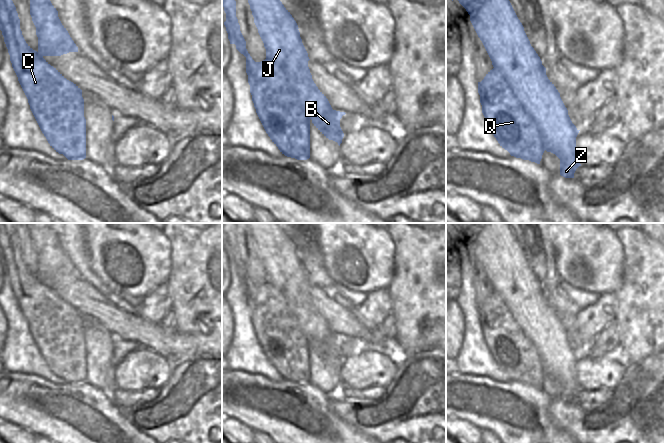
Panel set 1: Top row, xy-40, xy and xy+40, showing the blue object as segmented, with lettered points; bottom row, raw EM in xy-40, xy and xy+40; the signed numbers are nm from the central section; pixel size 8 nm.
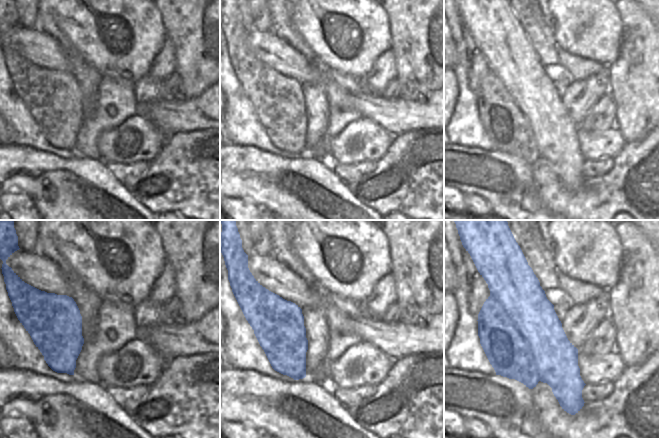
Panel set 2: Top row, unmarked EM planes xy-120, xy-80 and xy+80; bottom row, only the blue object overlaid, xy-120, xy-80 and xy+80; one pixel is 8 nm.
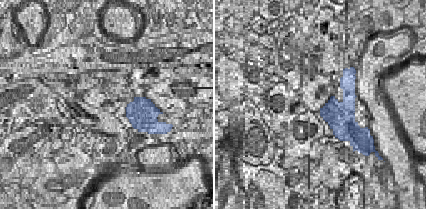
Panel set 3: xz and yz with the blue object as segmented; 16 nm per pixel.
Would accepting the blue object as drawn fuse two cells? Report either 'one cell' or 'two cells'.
two cells

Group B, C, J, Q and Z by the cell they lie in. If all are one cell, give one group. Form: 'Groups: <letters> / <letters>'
Groups: B J Z / C Q

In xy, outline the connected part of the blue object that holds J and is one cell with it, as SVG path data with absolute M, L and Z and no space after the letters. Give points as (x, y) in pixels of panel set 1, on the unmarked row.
M248 223L248 227L266 273L266 282L286 297L314 350L340 370L344 361L340 343L346 337L333 334L314 307L308 291L310 283L296 245L280 223Z

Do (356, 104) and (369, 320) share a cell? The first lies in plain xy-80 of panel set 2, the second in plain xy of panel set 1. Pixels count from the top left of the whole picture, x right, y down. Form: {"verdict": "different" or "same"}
{"verdict": "different"}

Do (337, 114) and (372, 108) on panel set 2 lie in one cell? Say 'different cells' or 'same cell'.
different cells

